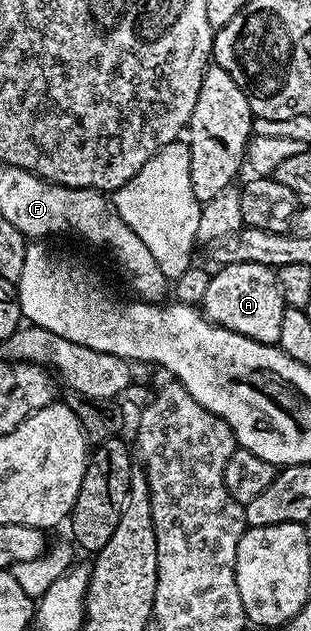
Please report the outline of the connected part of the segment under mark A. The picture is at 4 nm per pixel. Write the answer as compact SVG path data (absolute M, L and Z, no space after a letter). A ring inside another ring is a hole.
M233 263L212 272L201 312L208 321L266 345L278 342L285 306L276 270L261 263Z

